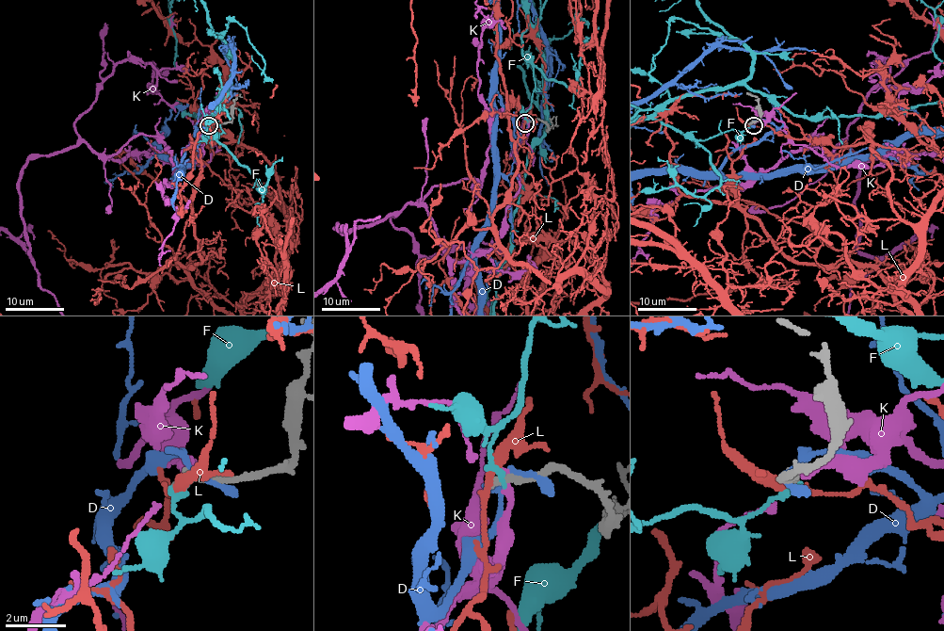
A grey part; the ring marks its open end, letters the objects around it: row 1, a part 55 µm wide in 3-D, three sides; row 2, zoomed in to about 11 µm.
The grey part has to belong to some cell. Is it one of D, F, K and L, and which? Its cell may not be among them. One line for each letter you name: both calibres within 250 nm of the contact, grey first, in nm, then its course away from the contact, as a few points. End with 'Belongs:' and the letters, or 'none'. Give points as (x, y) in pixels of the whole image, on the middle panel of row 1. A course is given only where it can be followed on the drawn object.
Belongs: none

